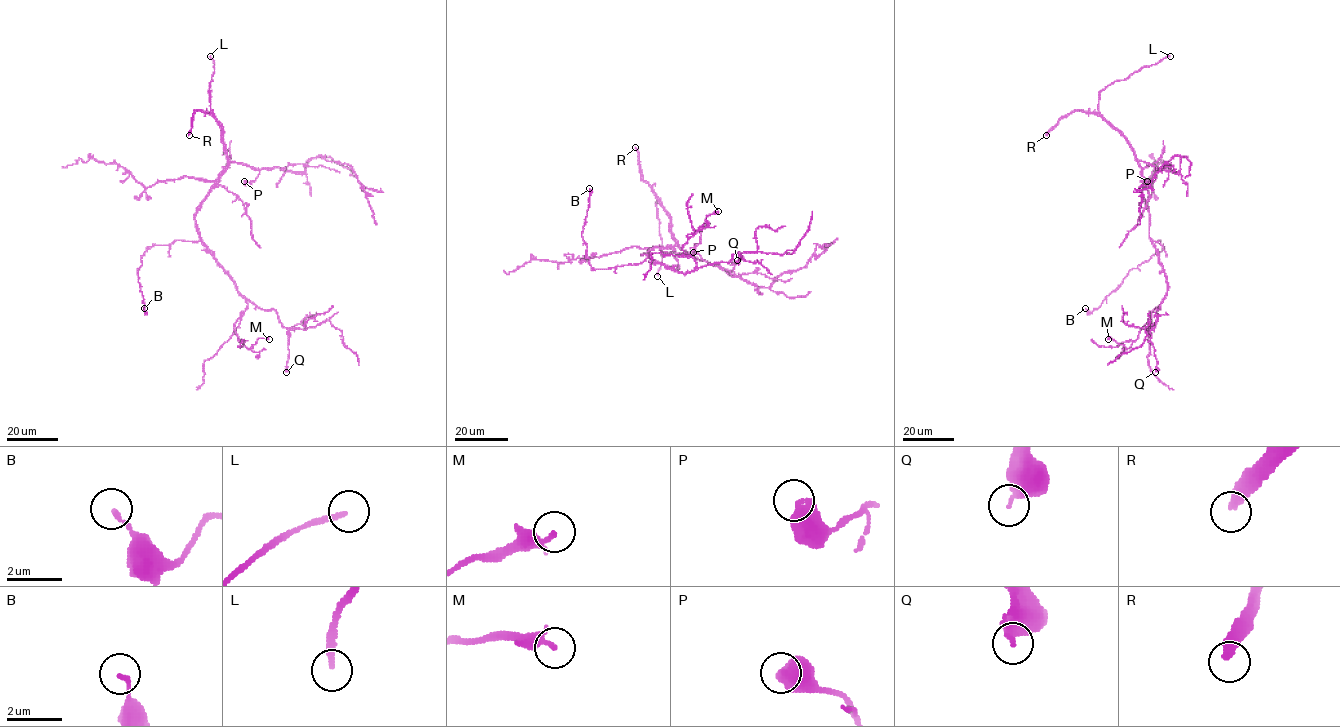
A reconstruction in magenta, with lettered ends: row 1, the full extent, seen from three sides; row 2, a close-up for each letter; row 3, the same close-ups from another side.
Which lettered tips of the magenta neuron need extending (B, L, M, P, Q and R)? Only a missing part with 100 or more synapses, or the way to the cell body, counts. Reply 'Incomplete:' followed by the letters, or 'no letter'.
Incomplete: L, R

